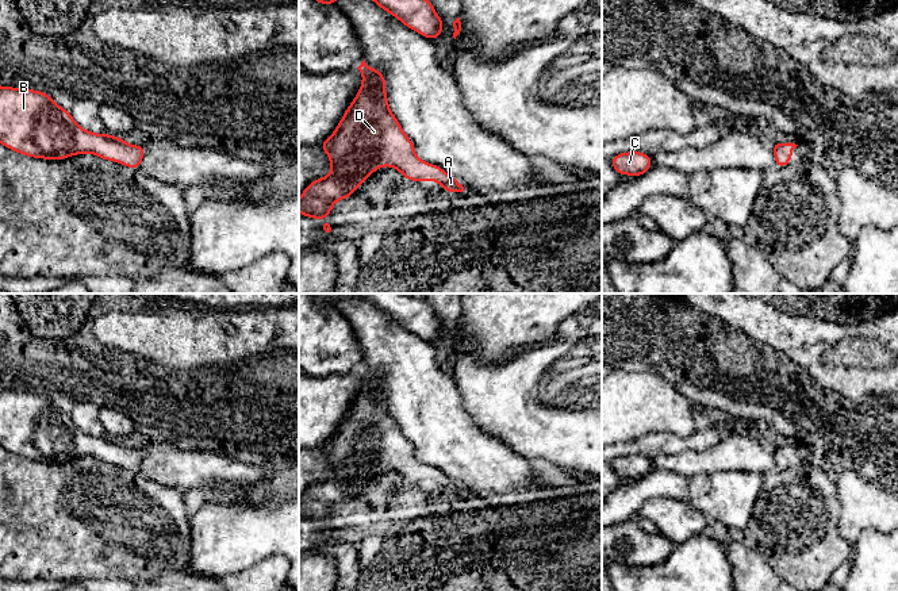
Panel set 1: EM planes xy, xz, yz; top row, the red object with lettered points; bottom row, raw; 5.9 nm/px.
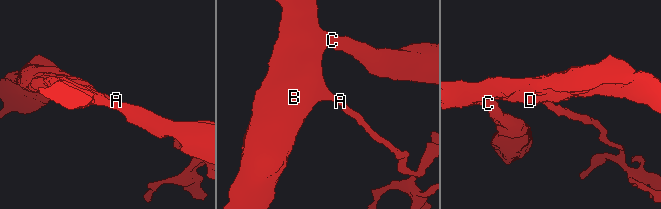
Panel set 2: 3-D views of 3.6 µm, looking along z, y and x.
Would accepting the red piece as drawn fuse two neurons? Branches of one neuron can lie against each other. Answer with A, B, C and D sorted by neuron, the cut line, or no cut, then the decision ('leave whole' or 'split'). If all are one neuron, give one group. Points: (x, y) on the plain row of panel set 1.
A B C D | no cut | leave whole

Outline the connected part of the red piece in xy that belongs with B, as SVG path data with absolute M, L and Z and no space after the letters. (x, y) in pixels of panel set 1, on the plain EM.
M0 389L0 446L35 461L92 456L135 472L146 454L146 449L128 448L123 441L85 434L49 396L11 389Z

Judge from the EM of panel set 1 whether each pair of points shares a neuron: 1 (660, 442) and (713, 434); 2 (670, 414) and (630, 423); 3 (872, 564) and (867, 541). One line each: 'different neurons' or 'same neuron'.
1: same neuron
2: same neuron
3: same neuron

